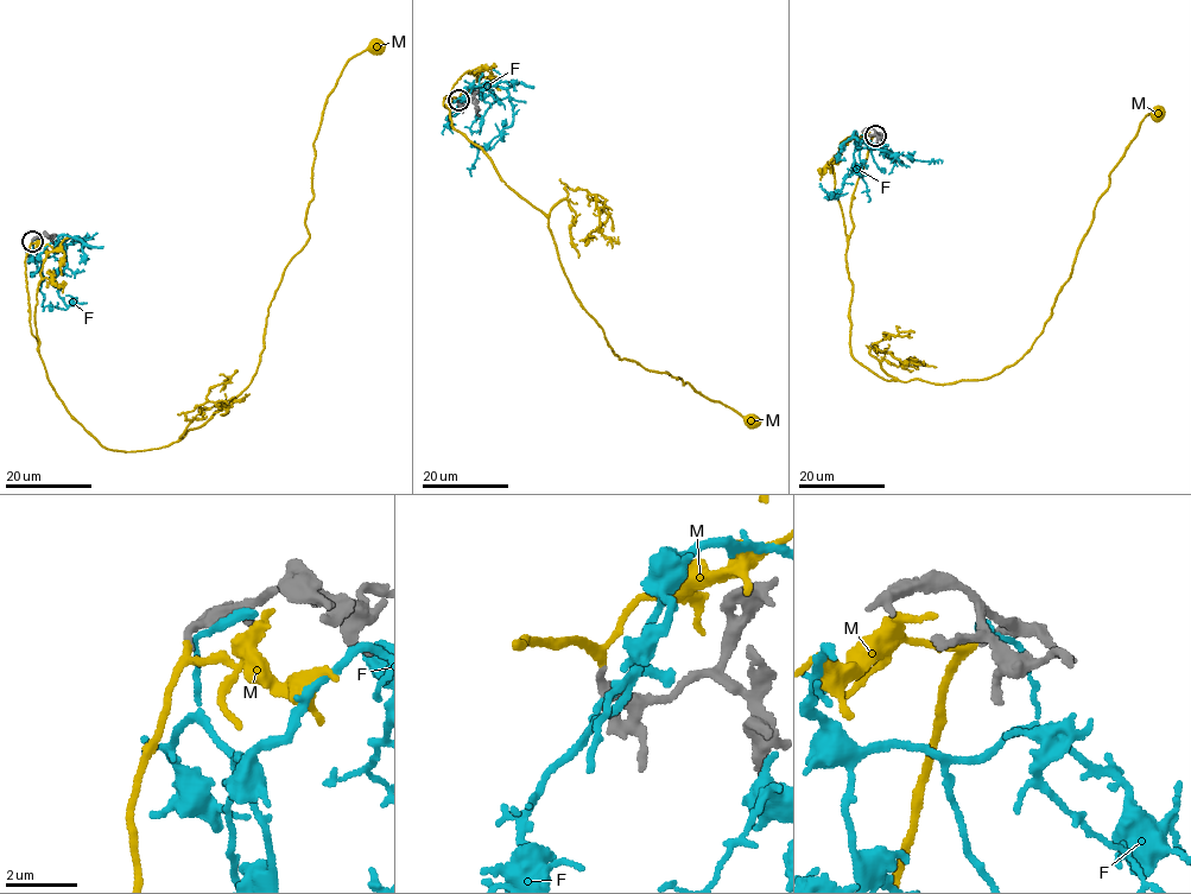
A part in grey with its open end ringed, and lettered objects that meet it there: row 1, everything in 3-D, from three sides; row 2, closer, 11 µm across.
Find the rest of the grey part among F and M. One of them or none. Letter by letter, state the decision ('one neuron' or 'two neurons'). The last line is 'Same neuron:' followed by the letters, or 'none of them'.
F: two neurons
M: two neurons
Same neuron: none of them

